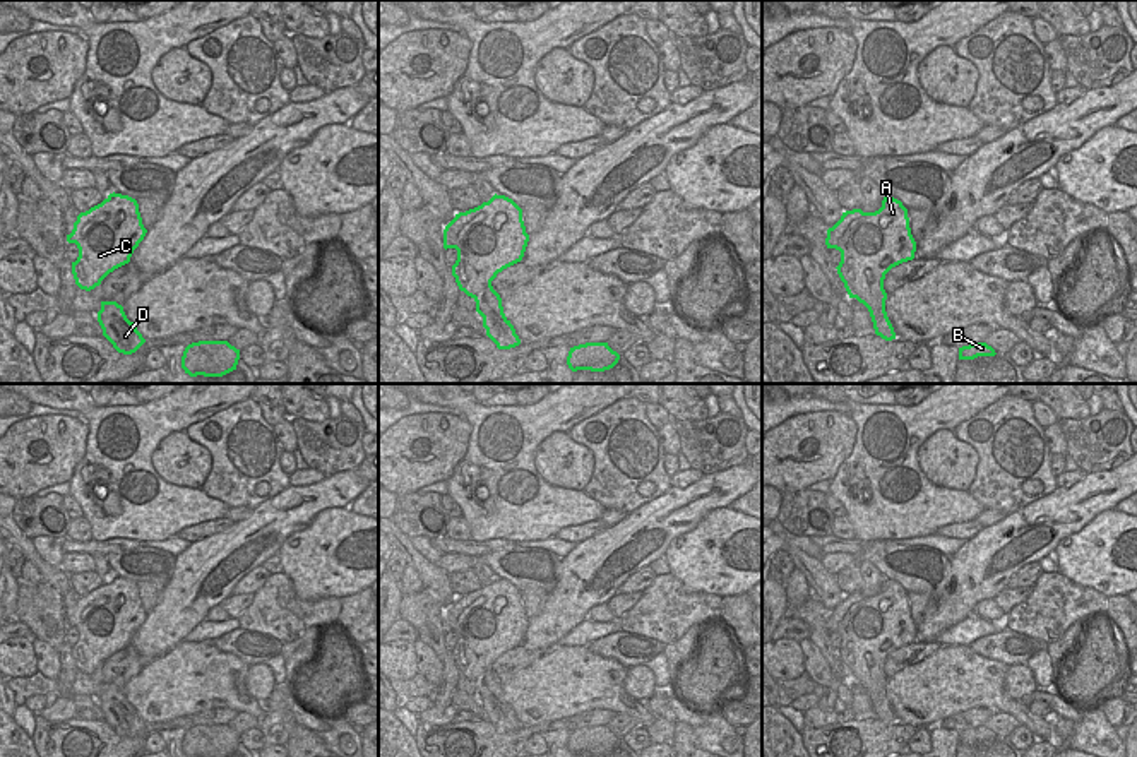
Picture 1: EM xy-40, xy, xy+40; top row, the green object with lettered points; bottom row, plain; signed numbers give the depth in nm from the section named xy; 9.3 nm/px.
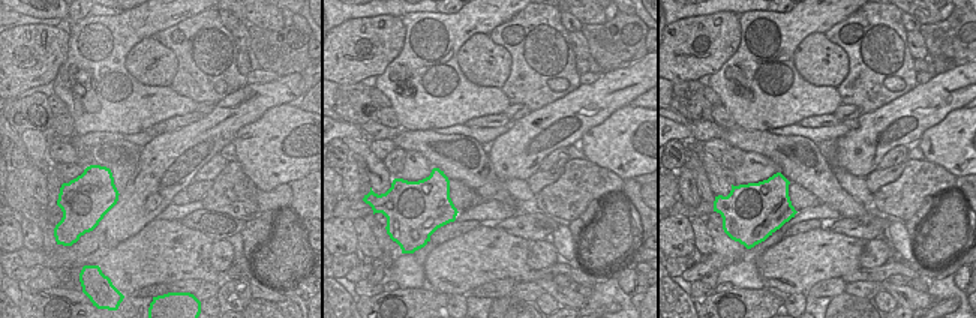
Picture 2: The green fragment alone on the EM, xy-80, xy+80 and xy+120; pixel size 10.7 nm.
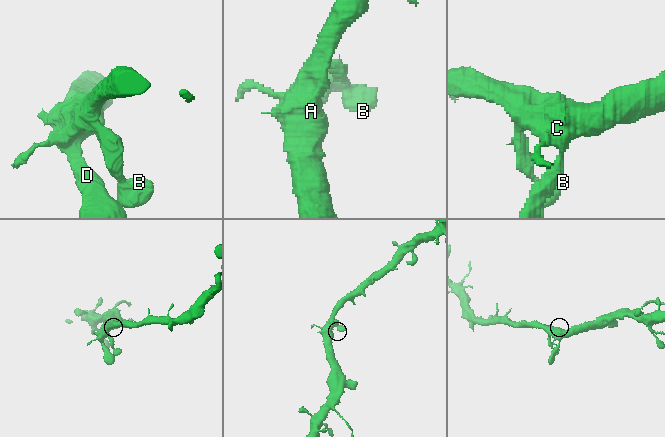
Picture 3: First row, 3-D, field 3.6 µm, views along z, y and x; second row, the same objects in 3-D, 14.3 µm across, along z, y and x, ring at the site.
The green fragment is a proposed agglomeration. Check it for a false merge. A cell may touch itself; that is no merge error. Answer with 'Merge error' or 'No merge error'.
No merge error

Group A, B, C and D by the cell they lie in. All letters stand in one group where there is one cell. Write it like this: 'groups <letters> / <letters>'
groups A B C D

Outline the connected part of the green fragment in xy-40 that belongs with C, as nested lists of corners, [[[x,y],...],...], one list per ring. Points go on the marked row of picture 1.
[[[113,192],[80,212],[67,235],[67,241],[79,248],[79,257],[72,262],[75,284],[86,291],[99,286],[110,272],[130,262],[146,233],[139,204],[128,195]]]

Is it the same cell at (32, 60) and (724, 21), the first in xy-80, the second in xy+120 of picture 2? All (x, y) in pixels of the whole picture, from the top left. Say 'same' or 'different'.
same

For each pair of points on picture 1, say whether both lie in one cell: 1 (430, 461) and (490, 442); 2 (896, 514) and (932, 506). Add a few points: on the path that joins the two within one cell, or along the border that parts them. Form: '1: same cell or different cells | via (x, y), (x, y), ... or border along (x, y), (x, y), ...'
1: different cells | border along (463, 417), (471, 427), (468, 451), (446, 480)
2: same cell | via (904, 507), (923, 507)

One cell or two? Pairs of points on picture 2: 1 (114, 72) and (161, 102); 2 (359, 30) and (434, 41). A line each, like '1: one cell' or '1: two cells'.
1: one cell
2: two cells

